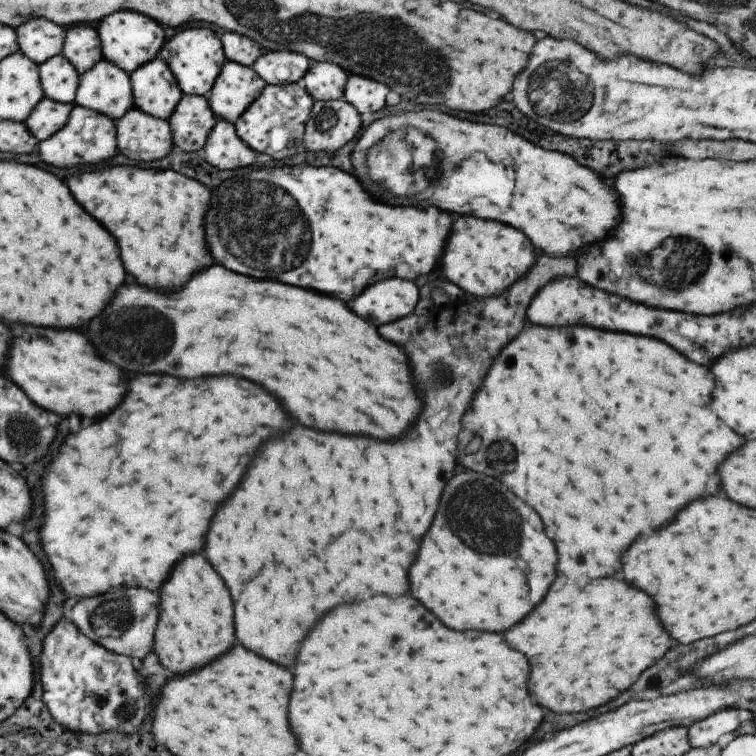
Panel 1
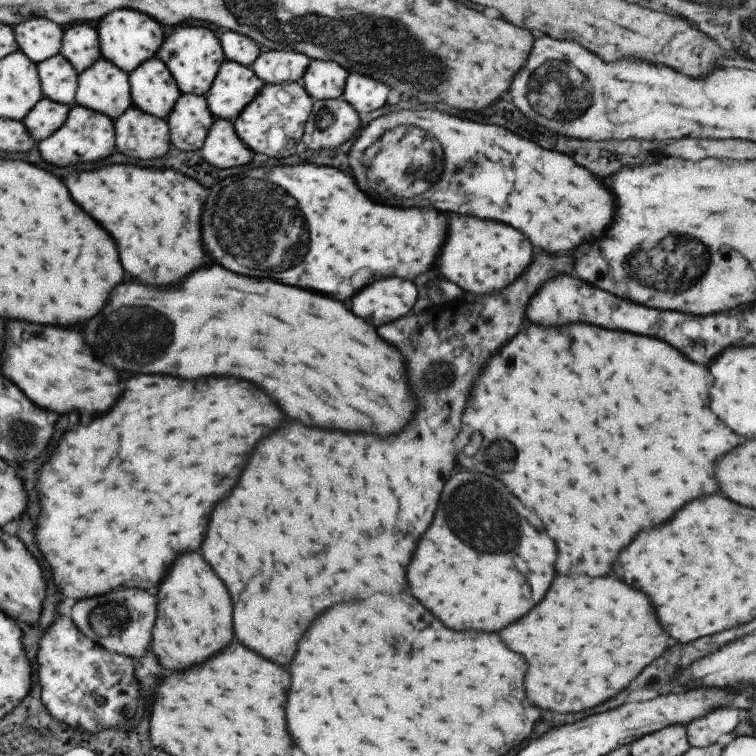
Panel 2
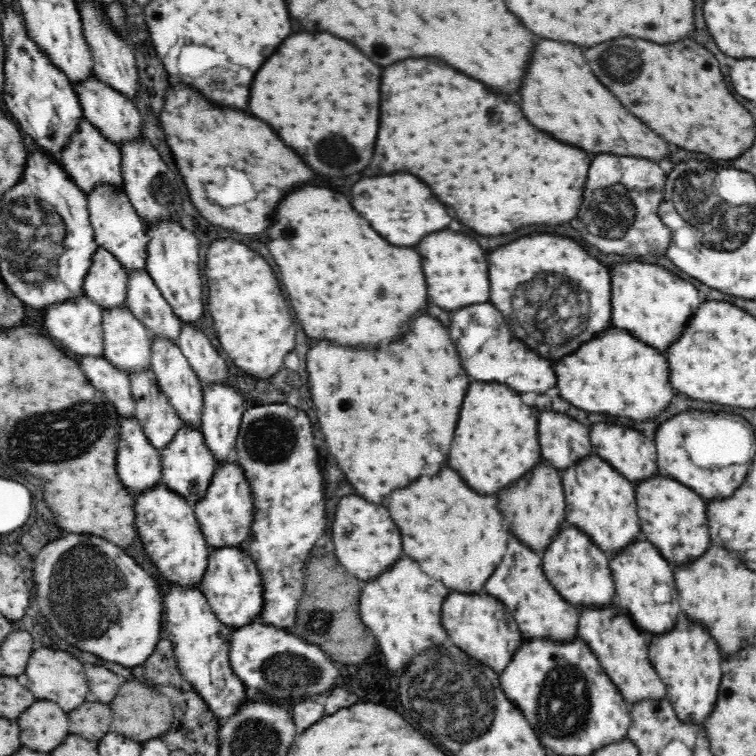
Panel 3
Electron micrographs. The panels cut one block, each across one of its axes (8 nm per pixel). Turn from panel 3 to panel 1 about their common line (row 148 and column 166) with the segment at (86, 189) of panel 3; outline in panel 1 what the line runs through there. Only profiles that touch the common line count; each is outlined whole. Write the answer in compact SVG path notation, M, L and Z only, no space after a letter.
M155 58L135 69L129 78L134 106L167 121L183 95L167 63Z

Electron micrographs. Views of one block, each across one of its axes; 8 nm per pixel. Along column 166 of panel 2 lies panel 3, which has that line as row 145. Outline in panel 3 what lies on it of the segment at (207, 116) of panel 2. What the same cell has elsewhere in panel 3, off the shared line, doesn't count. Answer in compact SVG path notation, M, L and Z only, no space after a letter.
M96 76L73 87L83 110L83 118L90 121L108 141L121 148L127 142L139 141L142 138L142 117L128 97L116 92Z

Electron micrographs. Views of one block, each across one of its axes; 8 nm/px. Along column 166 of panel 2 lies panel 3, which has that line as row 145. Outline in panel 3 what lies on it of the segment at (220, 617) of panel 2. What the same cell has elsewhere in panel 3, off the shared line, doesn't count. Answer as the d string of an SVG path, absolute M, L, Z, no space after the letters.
M538 40L536 50L544 50L542 56L536 58L536 62L530 62L530 68L522 87L522 108L526 118L544 132L550 132L556 140L562 140L566 144L574 144L590 154L618 154L618 156L642 156L646 160L666 166L666 162L658 162L668 158L670 151L668 144L642 124L638 118L632 116L618 100L604 88L596 76L592 74L586 59L584 50L575 44L562 44L550 40Z

